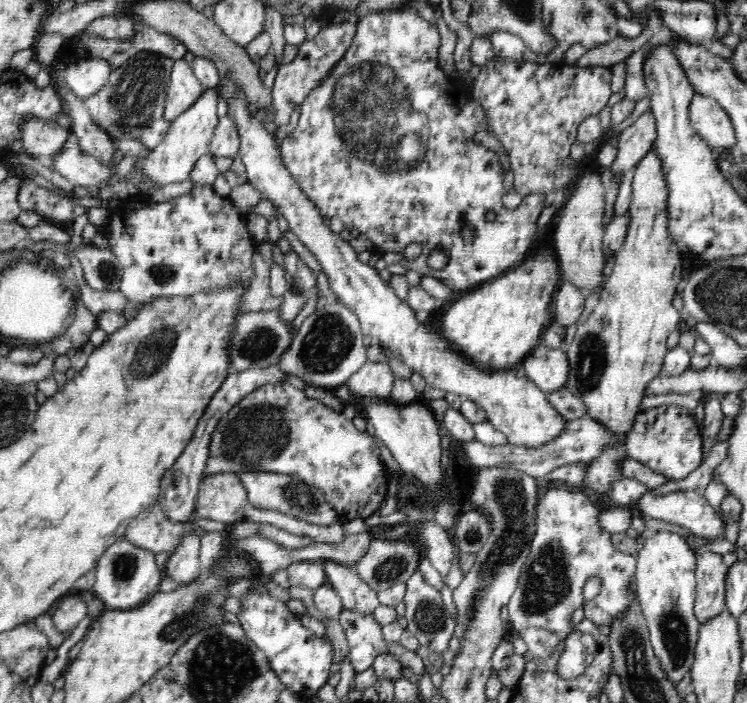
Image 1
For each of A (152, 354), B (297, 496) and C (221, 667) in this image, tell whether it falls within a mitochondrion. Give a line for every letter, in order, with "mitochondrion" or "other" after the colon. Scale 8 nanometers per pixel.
A: mitochondrion
B: mitochondrion
C: mitochondrion

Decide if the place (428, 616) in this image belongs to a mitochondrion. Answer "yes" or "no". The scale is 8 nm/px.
yes

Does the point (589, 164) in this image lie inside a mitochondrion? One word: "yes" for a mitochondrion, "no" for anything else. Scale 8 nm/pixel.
no

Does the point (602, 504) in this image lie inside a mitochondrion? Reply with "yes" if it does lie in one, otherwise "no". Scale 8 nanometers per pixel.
no

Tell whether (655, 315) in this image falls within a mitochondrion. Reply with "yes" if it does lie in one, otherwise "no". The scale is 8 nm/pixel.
no

